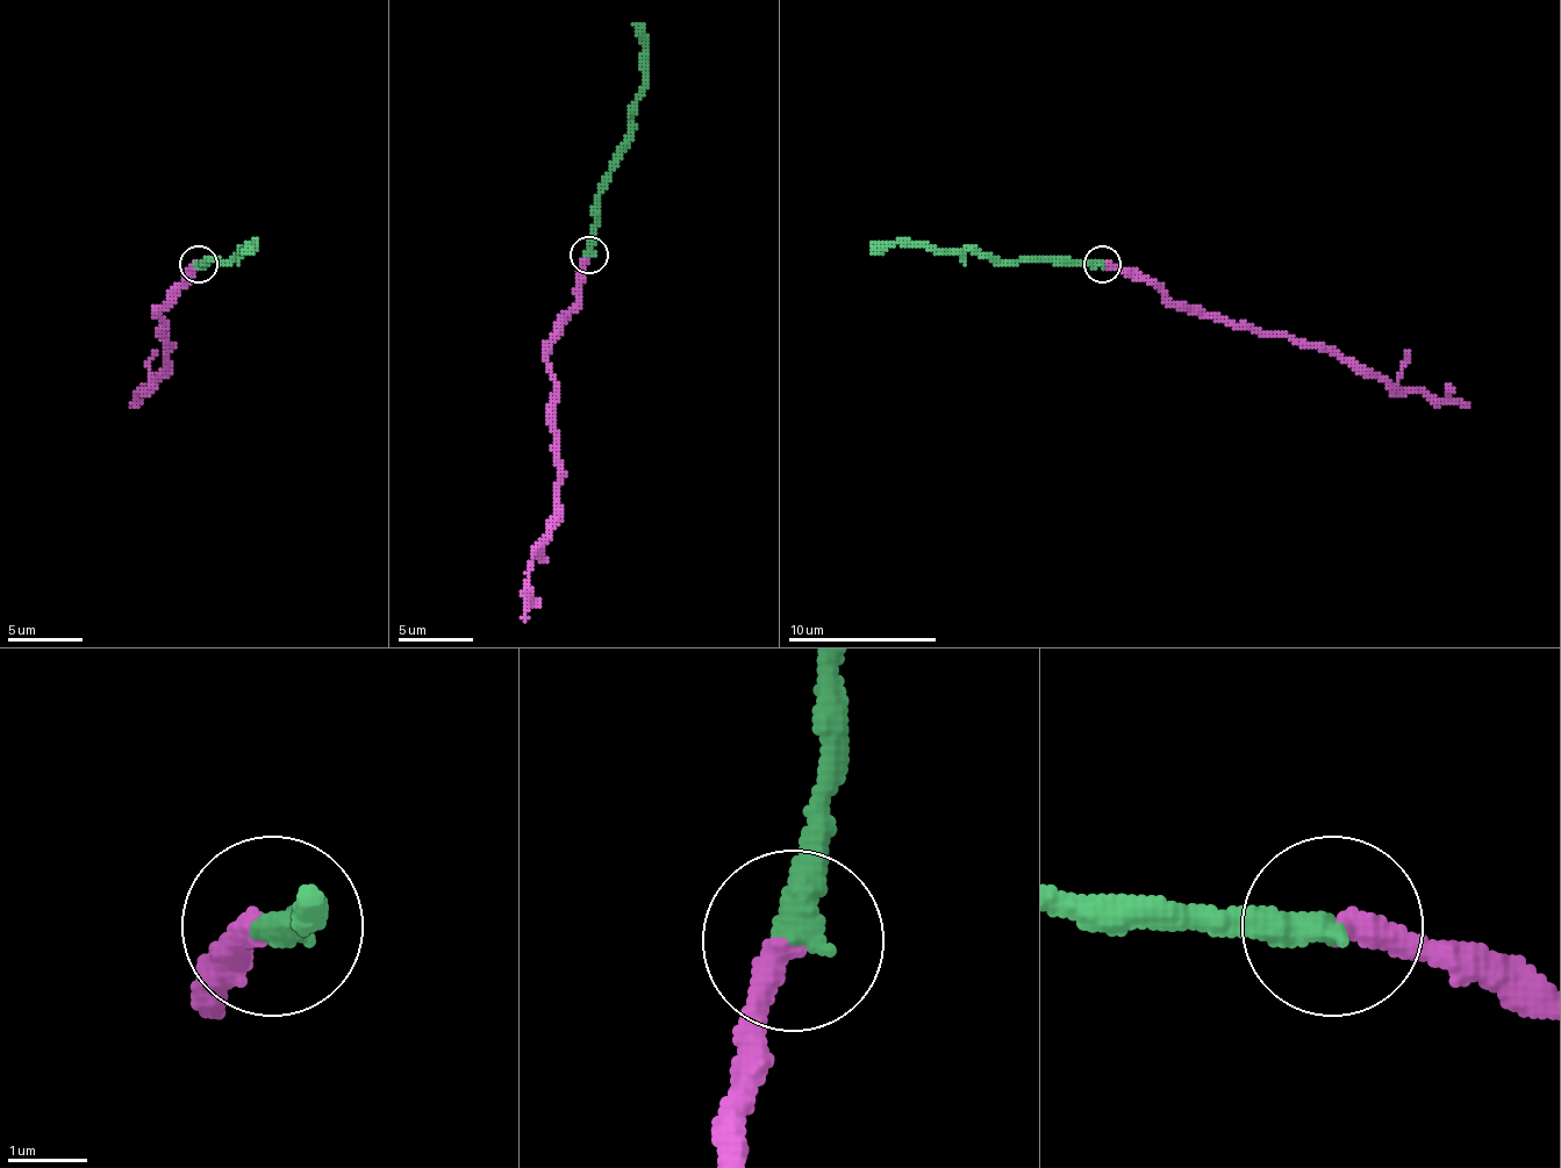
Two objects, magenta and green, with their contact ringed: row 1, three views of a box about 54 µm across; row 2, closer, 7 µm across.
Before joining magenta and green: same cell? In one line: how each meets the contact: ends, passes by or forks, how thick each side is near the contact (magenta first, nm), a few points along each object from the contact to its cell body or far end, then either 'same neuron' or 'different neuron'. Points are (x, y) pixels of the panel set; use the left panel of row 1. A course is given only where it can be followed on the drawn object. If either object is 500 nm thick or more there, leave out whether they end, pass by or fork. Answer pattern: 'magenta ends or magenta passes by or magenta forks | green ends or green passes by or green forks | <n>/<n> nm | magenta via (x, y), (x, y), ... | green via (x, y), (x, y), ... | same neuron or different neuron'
magenta ends | green ends | 320/420 nm | magenta via (198, 265), (156, 309), (164, 321), (167, 365), (142, 388), (134, 407) | green via (198, 265), (227, 262), (238, 250), (253, 246), (253, 242), (242, 253) | same neuron

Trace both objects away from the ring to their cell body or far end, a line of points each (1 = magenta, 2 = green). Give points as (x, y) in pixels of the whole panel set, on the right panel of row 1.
1: (1103, 265), (1147, 276), (1174, 302), (1218, 313), (1226, 321), (1334, 346), (1405, 388), (1468, 407)
2: (1103, 265), (995, 262), (980, 250), (882, 242), (872, 253)

